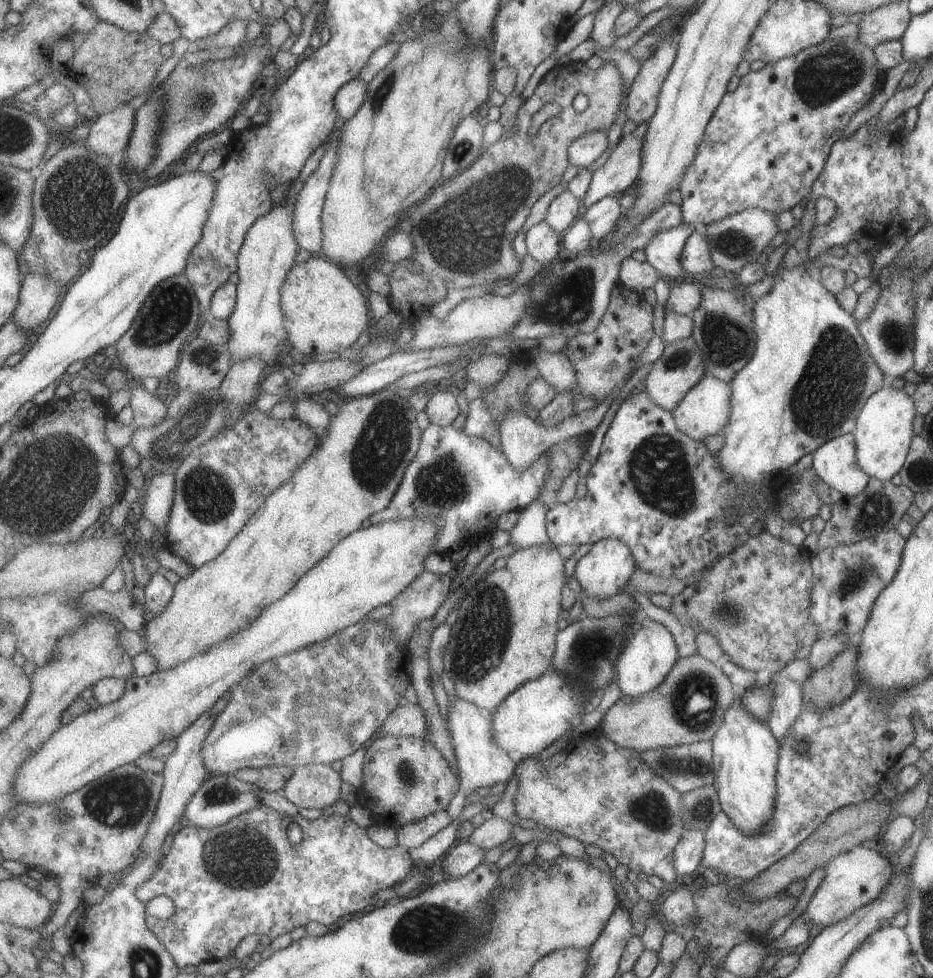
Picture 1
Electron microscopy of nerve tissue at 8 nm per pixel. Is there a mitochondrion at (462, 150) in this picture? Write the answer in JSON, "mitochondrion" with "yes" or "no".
{"mitochondrion":"yes"}

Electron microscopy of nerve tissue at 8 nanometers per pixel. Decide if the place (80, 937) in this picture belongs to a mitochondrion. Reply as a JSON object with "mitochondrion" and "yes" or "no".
{"mitochondrion":"no"}

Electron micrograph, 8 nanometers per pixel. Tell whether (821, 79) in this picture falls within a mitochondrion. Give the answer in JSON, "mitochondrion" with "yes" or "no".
{"mitochondrion":"yes"}

